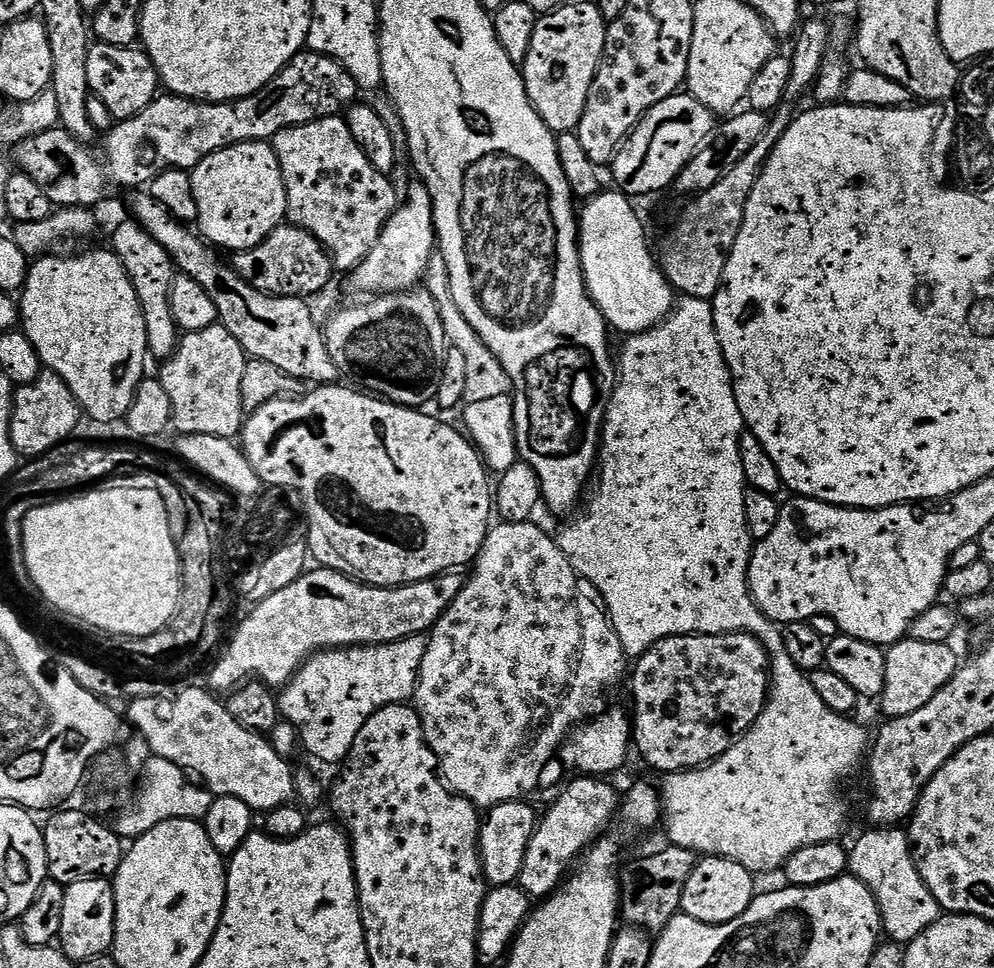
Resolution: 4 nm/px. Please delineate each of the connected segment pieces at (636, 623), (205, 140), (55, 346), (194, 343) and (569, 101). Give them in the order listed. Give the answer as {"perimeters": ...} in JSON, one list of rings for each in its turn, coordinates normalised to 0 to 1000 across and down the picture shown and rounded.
{"perimeters":[[[[688,306],[685,311],[685,314],[683,311],[677,317],[666,334],[659,335],[649,343],[633,346],[629,350],[632,352],[629,353],[628,361],[622,364],[622,392],[620,401],[616,404],[616,413],[612,416],[612,425],[608,427],[608,440],[604,452],[602,468],[604,501],[601,502],[600,509],[592,521],[592,529],[585,528],[578,534],[580,537],[576,541],[568,543],[567,551],[561,554],[561,561],[565,572],[569,572],[573,585],[577,585],[585,600],[595,604],[599,615],[606,621],[612,638],[616,642],[618,651],[626,663],[628,677],[633,680],[647,678],[653,669],[657,669],[659,665],[675,657],[725,657],[735,653],[753,653],[769,664],[769,669],[772,670],[775,679],[775,718],[773,726],[769,728],[769,736],[761,744],[761,749],[736,769],[730,779],[722,782],[718,787],[708,790],[707,793],[696,793],[692,798],[671,799],[667,803],[668,810],[666,809],[666,831],[670,836],[666,847],[669,852],[672,850],[672,864],[676,867],[673,869],[679,875],[689,876],[705,885],[725,884],[751,895],[753,901],[764,903],[764,901],[777,901],[780,897],[781,900],[788,898],[791,889],[811,874],[823,874],[836,868],[846,867],[845,863],[853,851],[853,831],[849,827],[848,820],[841,818],[841,813],[848,806],[855,805],[864,793],[866,796],[875,777],[875,760],[873,764],[872,754],[863,745],[857,744],[861,742],[848,736],[835,733],[835,729],[831,729],[831,725],[823,721],[823,713],[819,713],[816,701],[792,675],[786,646],[780,645],[771,634],[767,634],[767,630],[757,618],[755,588],[759,559],[751,533],[751,497],[744,468],[744,454],[749,448],[751,439],[736,398],[736,384],[732,380],[726,353],[722,349],[715,313],[697,306]]],[[[307,52],[300,55],[267,91],[242,103],[211,107],[203,103],[189,103],[185,99],[158,98],[157,102],[151,105],[151,110],[147,110],[147,114],[135,118],[130,124],[114,127],[113,131],[108,133],[106,140],[109,142],[105,145],[105,154],[102,155],[101,161],[96,161],[86,146],[76,145],[65,132],[53,130],[28,140],[15,150],[14,169],[19,177],[34,184],[34,188],[38,188],[38,192],[46,196],[52,212],[60,215],[92,216],[93,211],[104,209],[109,194],[141,196],[152,191],[153,186],[164,178],[198,174],[207,162],[224,153],[257,145],[270,147],[289,132],[311,128],[329,120],[342,120],[347,113],[359,106],[358,98],[360,92],[356,81],[340,63],[323,55]]],[[[93,256],[77,264],[45,262],[28,278],[28,286],[18,306],[18,335],[34,353],[40,375],[47,383],[56,384],[70,399],[81,423],[101,438],[124,435],[135,415],[135,407],[146,392],[145,375],[150,375],[147,353],[147,333],[135,304],[135,295],[118,267],[117,261],[105,256]]],[[[218,333],[207,341],[182,346],[177,365],[160,377],[159,392],[171,407],[172,441],[182,450],[211,448],[236,456],[242,449],[247,427],[243,419],[243,382],[251,369],[245,358]]],[[[569,2],[564,8],[556,8],[554,12],[544,15],[540,20],[537,40],[533,42],[533,56],[529,56],[525,67],[525,77],[535,111],[539,113],[545,126],[549,126],[549,130],[554,136],[560,138],[578,136],[582,130],[586,118],[590,114],[594,89],[604,70],[611,34],[612,25],[606,19],[604,5],[600,2],[596,2],[596,4]]]]}

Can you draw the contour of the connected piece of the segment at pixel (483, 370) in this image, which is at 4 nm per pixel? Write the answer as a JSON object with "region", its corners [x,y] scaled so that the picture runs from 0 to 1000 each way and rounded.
{"region":[[[441,260],[435,262],[431,272],[427,295],[437,308],[440,316],[442,316],[442,323],[445,324],[446,340],[449,341],[452,356],[465,362],[465,366],[468,367],[469,394],[468,406],[466,407],[468,416],[485,415],[487,412],[510,408],[514,404],[512,386],[507,377],[501,373],[501,370],[497,368],[489,354],[485,352],[484,347],[473,337],[463,319],[461,319],[453,300],[452,280],[449,278],[448,267]]]}

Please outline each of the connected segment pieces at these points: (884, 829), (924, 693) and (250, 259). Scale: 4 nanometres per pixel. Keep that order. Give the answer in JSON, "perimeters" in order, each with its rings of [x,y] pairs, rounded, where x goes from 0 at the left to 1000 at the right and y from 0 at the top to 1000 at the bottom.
{"perimeters":[[[[883,853],[877,858],[867,861],[861,873],[856,873],[853,896],[856,904],[864,907],[879,924],[892,970],[912,977],[947,949],[948,939],[924,899],[914,861],[905,853]]],[[[916,659],[904,661],[892,670],[891,709],[883,720],[883,727],[889,730],[890,741],[900,742],[920,738],[958,704],[964,689],[961,668],[944,663],[924,663]]],[[[293,229],[281,231],[260,254],[236,261],[231,272],[244,289],[256,295],[256,300],[264,300],[272,306],[291,306],[301,310],[320,305],[336,286],[330,259],[307,236]]]]}

